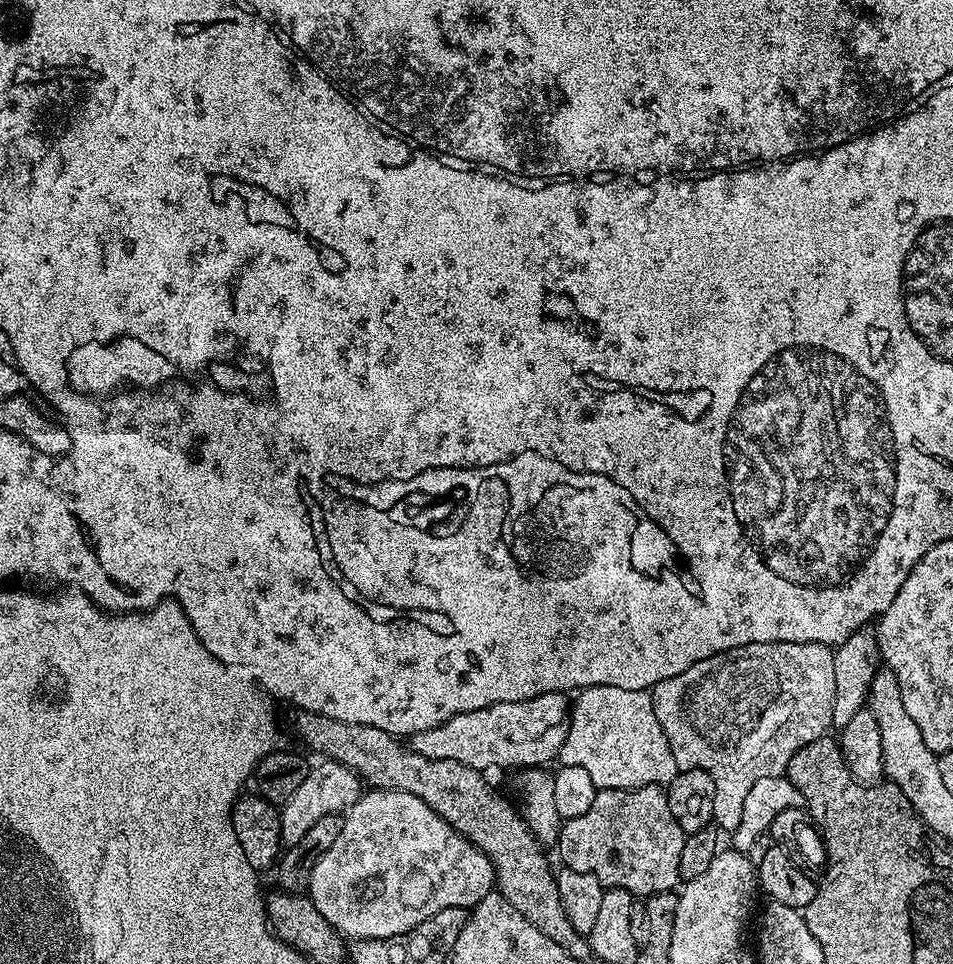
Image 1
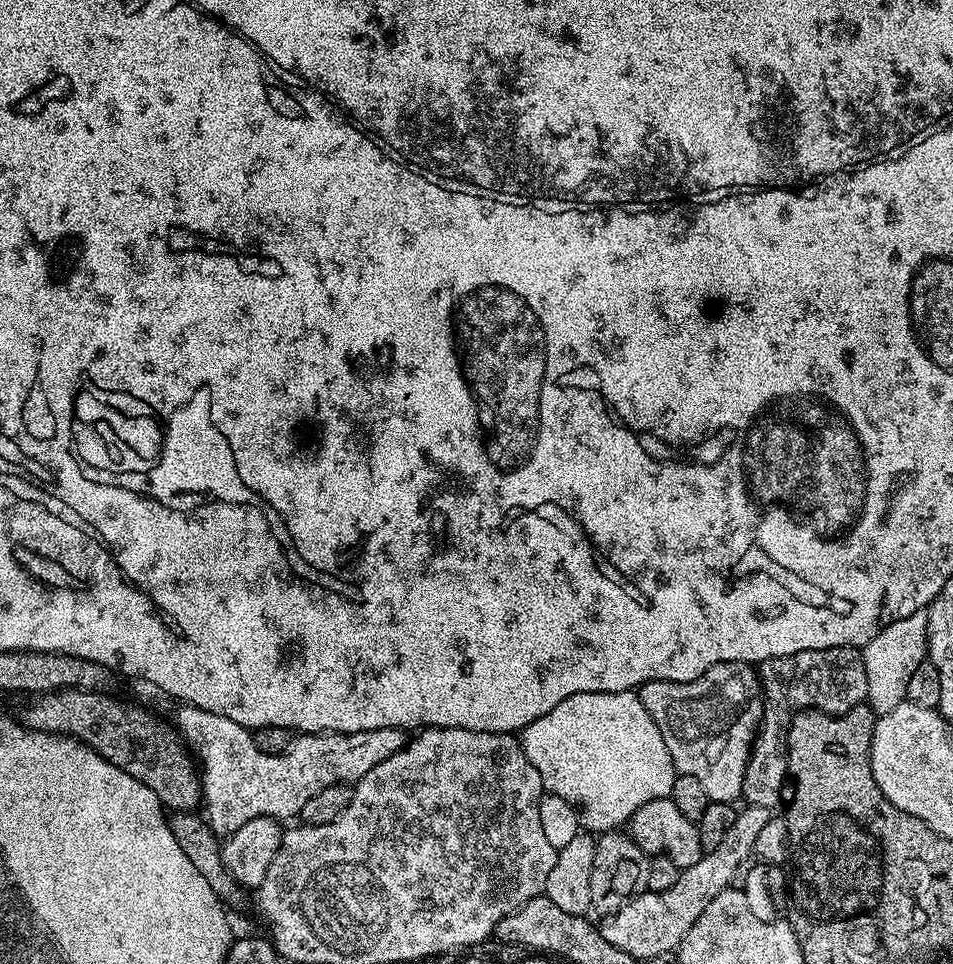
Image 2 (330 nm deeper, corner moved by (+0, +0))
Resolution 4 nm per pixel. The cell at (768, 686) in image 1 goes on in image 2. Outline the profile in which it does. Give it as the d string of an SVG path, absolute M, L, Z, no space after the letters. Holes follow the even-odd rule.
M718 662L710 666L698 678L690 682L670 682L655 680L640 685L638 695L646 714L654 718L654 726L662 733L662 742L670 750L677 773L690 778L698 778L702 790L706 790L709 801L713 804L732 804L741 799L743 776L746 774L749 737L759 715L759 700L756 700L755 680L752 678L753 665L738 662Z

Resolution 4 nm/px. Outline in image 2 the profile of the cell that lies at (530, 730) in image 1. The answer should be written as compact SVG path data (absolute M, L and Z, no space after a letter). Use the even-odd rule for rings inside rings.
M184 704L177 708L180 709L176 712L175 727L198 765L202 815L212 828L212 833L221 838L238 830L238 826L246 826L250 818L270 816L274 820L287 822L291 816L299 817L302 806L306 806L306 802L310 802L314 794L335 784L355 786L366 774L370 774L370 770L374 770L374 766L378 766L378 762L386 762L390 754L398 754L398 750L402 750L406 743L403 728L350 733L314 732L297 735L296 741L285 752L275 756L272 752L260 752L259 746L252 741L253 733L238 722L230 722L230 718L222 718L222 714L210 714L210 710L196 708L193 704Z

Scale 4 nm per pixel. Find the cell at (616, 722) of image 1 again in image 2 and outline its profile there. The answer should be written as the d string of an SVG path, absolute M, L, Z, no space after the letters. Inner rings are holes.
M587 692L574 694L566 702L558 702L554 710L534 718L530 726L518 733L522 750L530 753L530 766L538 768L538 778L544 780L548 794L563 794L566 802L580 815L580 826L585 833L599 834L619 829L646 802L667 800L674 790L678 775L670 750L662 742L662 733L654 726L654 718L646 714L639 695L631 692ZM612 788L628 788L628 796L608 796Z

